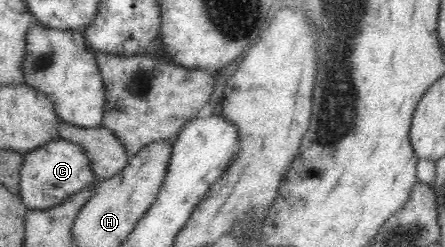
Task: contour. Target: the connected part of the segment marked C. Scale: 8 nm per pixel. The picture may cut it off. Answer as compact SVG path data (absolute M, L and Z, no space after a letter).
M60 137L23 154L19 197L28 210L50 209L88 189L96 179L84 150L79 145Z

